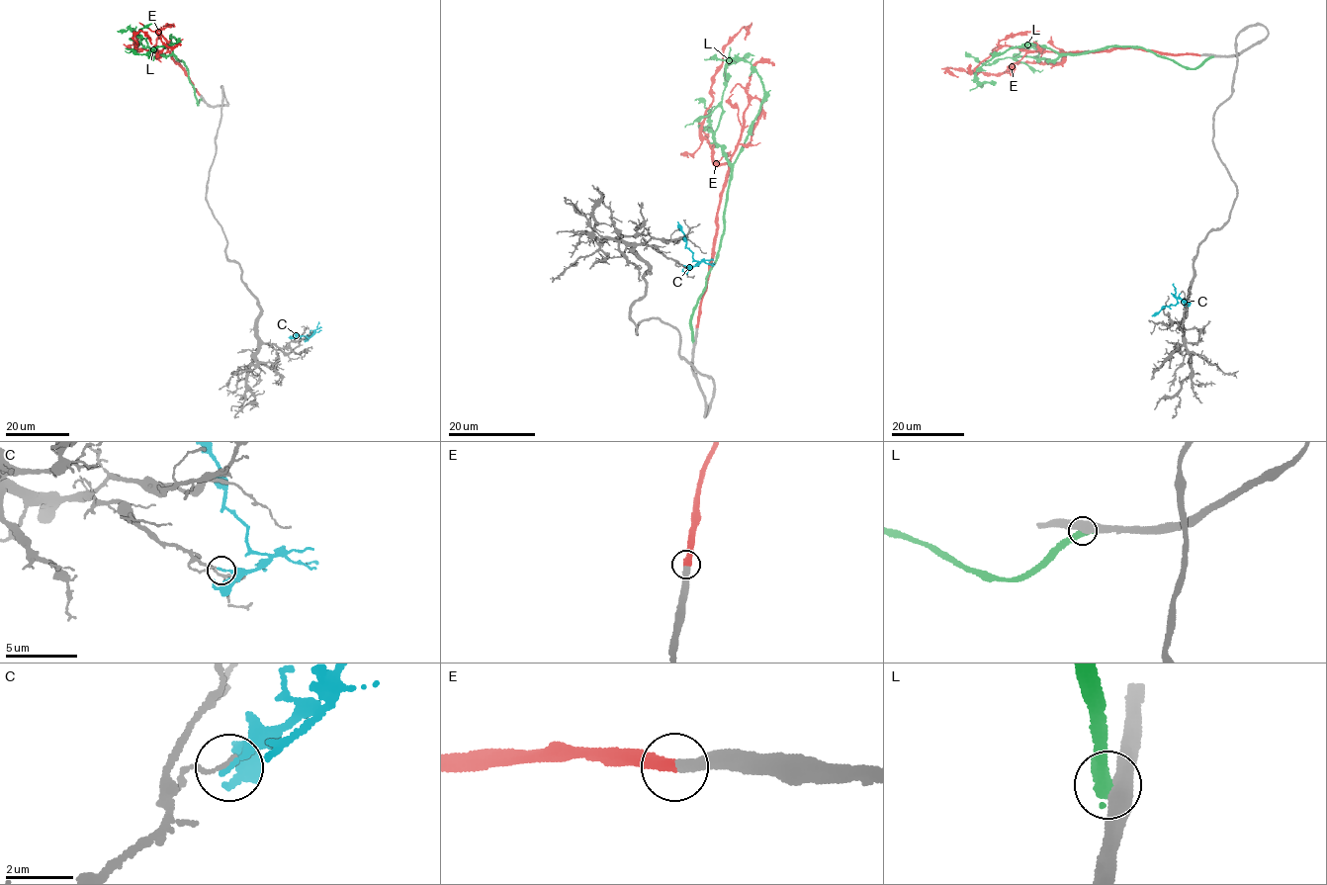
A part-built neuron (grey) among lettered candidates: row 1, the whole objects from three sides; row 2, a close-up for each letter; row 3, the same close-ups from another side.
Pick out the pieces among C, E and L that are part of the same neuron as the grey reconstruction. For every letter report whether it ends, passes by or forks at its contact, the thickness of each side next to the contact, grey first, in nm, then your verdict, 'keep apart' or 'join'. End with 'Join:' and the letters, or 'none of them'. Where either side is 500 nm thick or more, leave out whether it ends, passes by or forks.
C: it ends | 130/190 nm | keep apart
E: it ends | 400/440 nm | join
L: 500/480 nm | keep apart
Join: E

